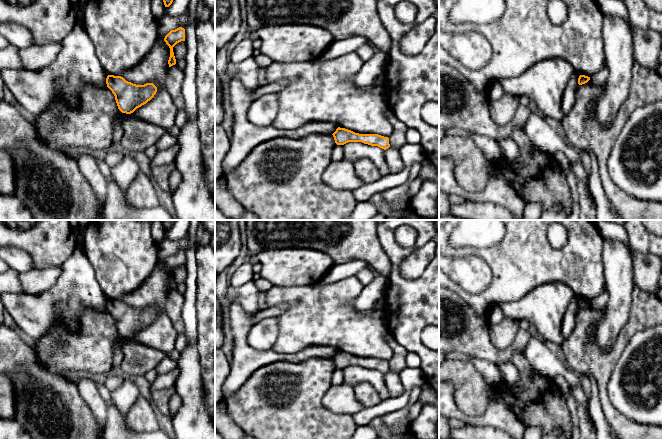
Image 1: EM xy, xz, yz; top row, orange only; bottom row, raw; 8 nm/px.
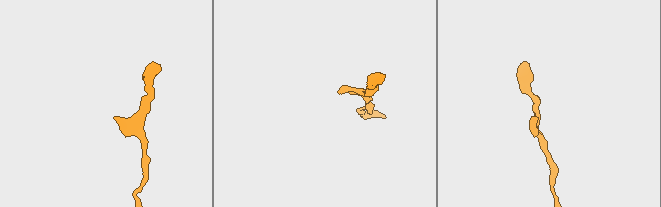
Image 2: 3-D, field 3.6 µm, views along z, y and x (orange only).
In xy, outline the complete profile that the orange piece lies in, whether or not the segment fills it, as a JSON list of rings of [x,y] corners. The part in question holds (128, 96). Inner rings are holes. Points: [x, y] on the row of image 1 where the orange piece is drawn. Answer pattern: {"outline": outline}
{"outline": [[[108,75],[106,84],[115,96],[118,109],[126,114],[131,114],[146,104],[157,92],[157,87],[153,83],[136,85],[121,76]]]}

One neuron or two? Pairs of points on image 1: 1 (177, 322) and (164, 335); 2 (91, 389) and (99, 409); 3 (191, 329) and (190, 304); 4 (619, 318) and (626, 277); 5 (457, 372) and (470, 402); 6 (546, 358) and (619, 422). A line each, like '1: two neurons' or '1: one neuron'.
1: two neurons
2: one neuron
3: one neuron
4: one neuron
5: one neuron
6: two neurons

